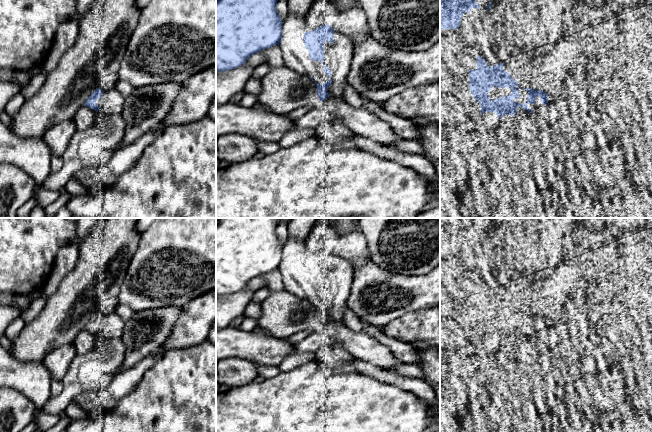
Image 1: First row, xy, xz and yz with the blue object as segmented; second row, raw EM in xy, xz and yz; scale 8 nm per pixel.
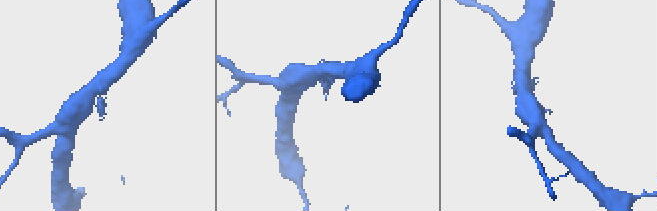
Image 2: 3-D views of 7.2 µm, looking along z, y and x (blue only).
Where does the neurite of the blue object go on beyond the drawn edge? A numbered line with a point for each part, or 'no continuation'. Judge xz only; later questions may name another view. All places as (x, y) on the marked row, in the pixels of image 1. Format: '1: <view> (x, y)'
no continuation

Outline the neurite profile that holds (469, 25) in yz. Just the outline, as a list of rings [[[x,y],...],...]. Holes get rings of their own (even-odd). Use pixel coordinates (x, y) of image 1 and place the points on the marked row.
[[[472,8],[469,13],[463,13],[460,25],[457,29],[441,29],[440,32],[447,33],[451,30],[458,31],[466,43],[477,53],[477,55],[486,60],[488,67],[493,67],[501,62],[492,53],[489,47],[489,42],[487,42],[484,38],[477,37],[479,22],[486,14],[488,14],[487,10]]]

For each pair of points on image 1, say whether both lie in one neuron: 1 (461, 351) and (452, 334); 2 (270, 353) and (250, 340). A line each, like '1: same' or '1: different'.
1: same
2: same

